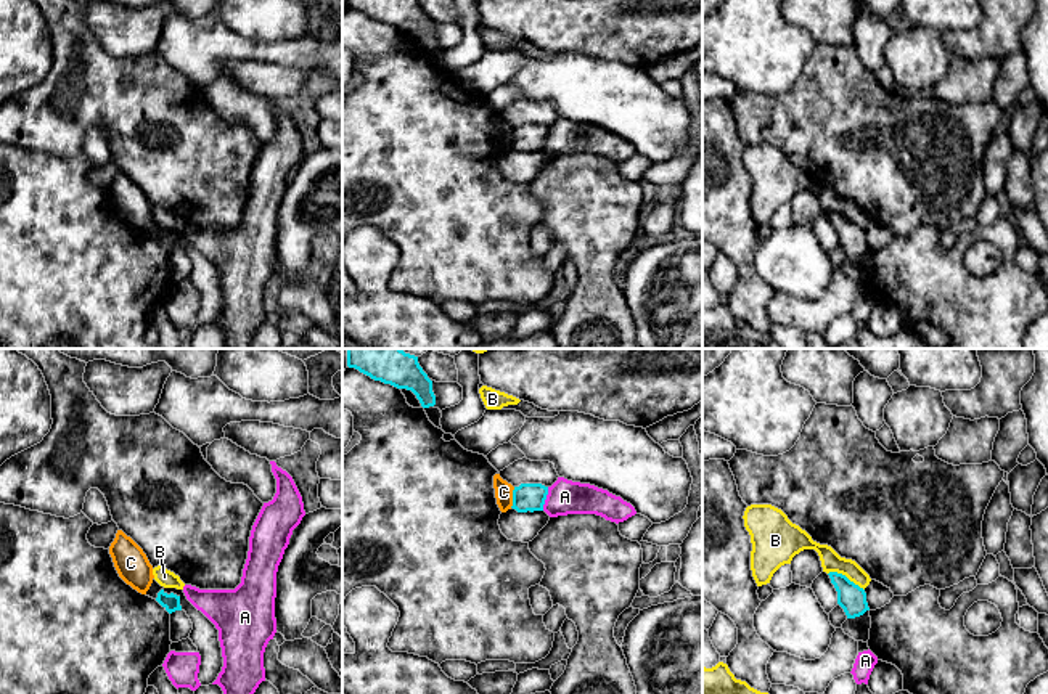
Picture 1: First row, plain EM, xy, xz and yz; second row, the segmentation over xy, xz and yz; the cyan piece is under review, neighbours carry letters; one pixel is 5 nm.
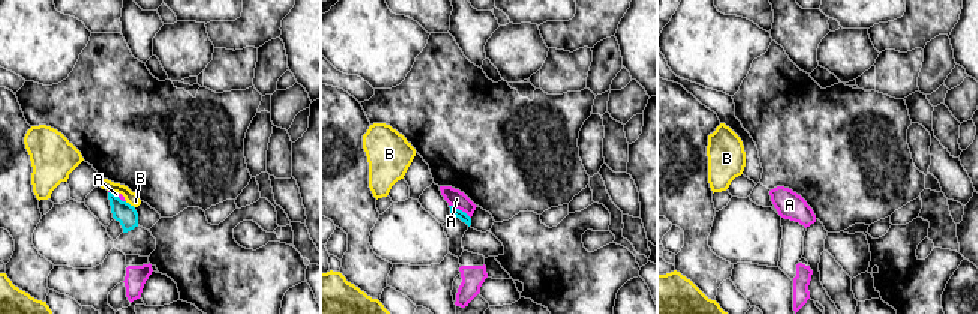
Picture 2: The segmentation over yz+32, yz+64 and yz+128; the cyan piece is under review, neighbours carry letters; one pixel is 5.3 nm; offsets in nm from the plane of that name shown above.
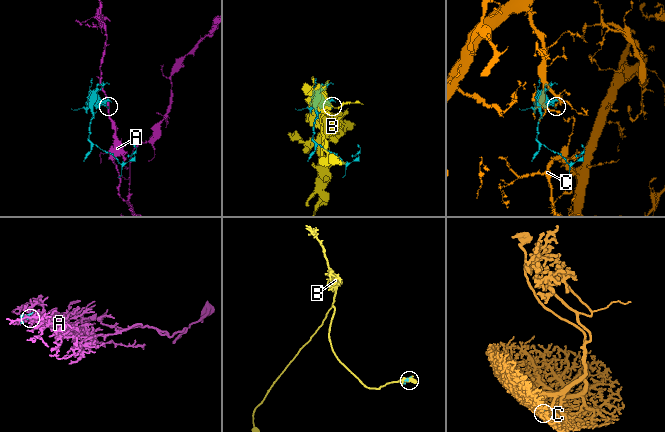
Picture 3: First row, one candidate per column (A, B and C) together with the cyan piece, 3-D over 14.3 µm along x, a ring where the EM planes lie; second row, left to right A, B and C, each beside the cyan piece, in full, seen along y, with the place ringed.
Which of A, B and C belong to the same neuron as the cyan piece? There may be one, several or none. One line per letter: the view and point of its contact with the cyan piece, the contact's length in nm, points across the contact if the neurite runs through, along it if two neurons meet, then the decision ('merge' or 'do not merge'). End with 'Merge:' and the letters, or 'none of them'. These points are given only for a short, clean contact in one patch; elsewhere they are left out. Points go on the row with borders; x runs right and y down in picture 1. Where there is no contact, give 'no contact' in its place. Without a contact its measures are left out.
A: meets cyan in xz at (545, 498); contact 120 nm long; border along xz (548, 487), (542, 510); do not merge
B: meets cyan in yz at (844, 575); contact 200 nm long; do not merge
C: meets cyan in xz at (513, 497); contact 110 nm long; do not merge
Merge: none of them

